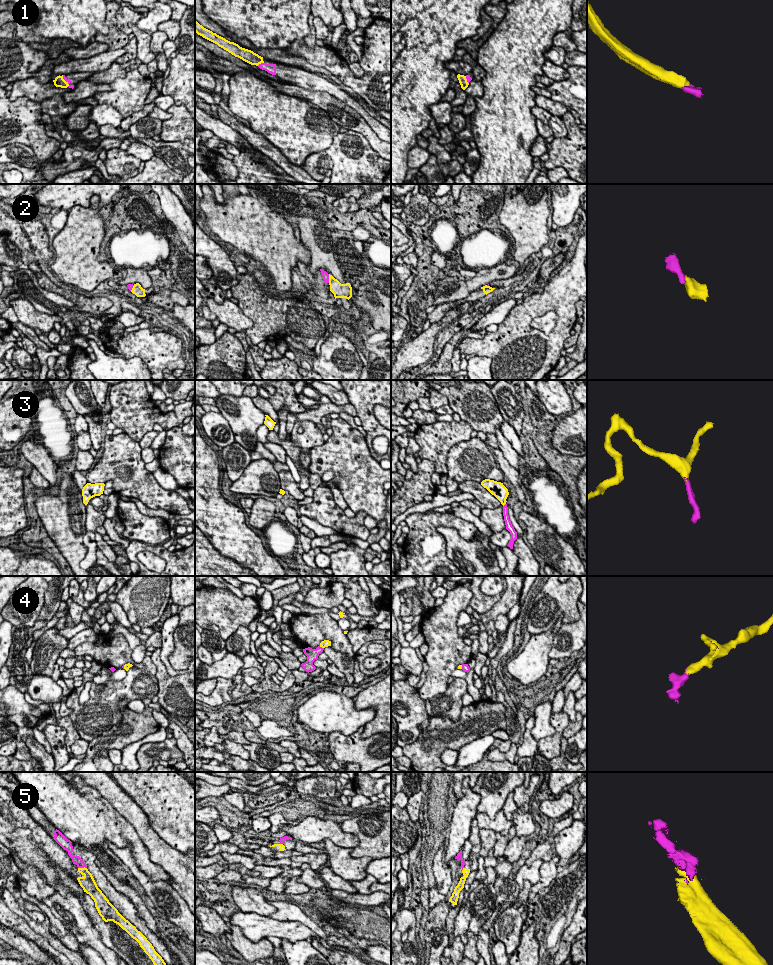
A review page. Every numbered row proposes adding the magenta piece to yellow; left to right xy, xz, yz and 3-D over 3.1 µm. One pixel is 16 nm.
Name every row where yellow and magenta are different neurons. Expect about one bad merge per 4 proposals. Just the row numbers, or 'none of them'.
2, 5

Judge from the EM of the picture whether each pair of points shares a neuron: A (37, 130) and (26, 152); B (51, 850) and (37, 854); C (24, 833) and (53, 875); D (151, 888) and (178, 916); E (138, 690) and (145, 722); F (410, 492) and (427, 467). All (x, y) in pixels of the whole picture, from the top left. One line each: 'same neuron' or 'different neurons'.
A: different neurons
B: different neurons
C: same neuron
D: same neuron
E: different neurons
F: same neuron

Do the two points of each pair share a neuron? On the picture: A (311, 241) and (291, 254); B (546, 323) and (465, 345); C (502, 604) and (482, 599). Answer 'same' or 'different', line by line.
A: different
B: different
C: different

